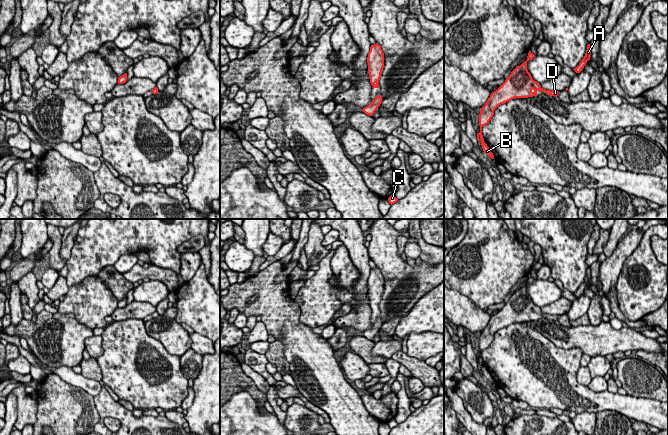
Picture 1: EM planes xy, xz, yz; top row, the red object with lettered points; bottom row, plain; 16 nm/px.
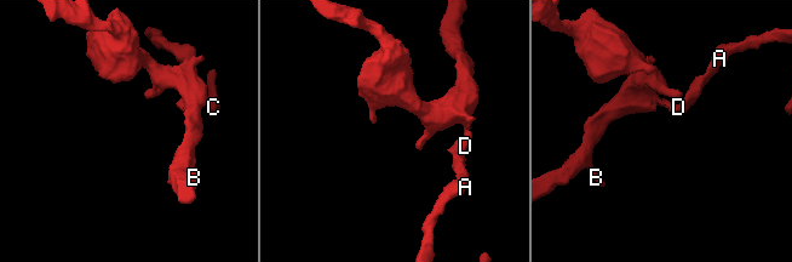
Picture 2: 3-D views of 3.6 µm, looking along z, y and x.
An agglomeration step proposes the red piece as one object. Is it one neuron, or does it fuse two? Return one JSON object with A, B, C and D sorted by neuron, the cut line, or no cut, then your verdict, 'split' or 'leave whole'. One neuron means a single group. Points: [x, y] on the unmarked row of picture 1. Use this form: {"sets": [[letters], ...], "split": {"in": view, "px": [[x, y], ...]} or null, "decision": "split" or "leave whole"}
{"sets": [["A", "B", "C", "D"]], "split": null, "decision": "leave whole"}

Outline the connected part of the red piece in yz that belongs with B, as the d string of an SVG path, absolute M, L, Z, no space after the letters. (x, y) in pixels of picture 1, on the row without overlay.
M529 275L527 284L520 290L517 290L505 304L505 306L500 309L500 311L491 317L485 329L480 332L479 338L479 349L480 356L477 357L477 364L481 366L483 375L492 383L494 379L484 366L482 359L482 351L487 349L494 339L495 333L512 323L515 322L528 322L537 320L537 315L545 316L547 319L554 321L558 320L558 315L550 315L543 313L538 306L534 305L531 298L527 294L527 286L535 281L533 277Z

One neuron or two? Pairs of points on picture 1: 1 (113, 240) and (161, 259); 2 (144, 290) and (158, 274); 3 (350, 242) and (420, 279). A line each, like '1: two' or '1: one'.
1: one
2: two
3: two

